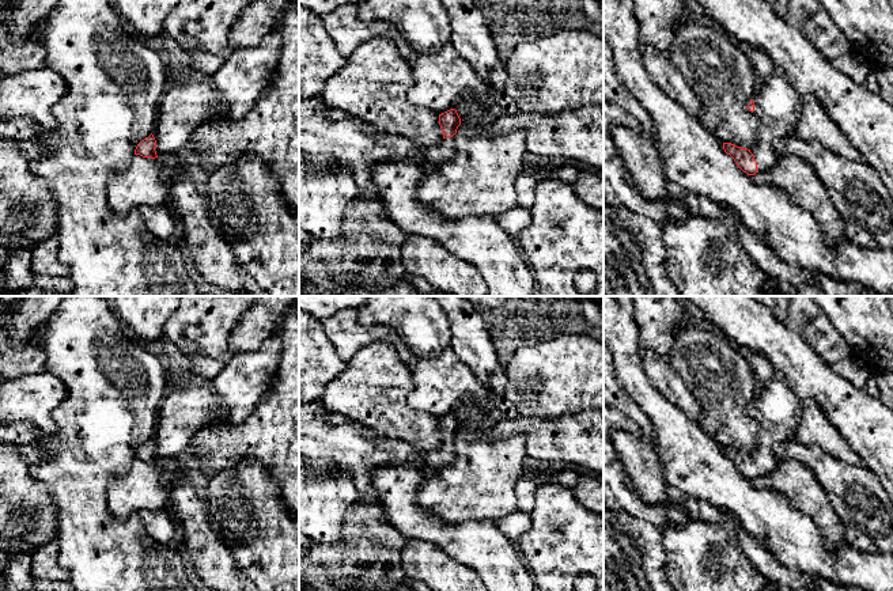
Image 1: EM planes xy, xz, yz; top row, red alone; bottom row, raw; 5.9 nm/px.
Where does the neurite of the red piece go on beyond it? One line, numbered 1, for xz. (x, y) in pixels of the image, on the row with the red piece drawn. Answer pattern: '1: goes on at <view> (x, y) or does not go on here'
1: goes on at xz (445, 151)

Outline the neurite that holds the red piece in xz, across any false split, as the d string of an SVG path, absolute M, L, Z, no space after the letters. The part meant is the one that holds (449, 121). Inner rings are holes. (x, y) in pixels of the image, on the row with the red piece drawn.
M450 109L439 114L439 125L443 140L434 147L424 148L424 158L434 166L451 160L457 154L457 129L461 125L461 118L455 109Z

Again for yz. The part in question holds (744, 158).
M780 71L760 82L748 110L758 120L754 145L748 149L723 143L723 149L748 175L772 167L777 159L773 143L790 135L802 110L802 95Z

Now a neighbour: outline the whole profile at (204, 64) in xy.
M183 49L183 52L189 56L193 72L198 77L211 79L222 64L219 56L200 49Z

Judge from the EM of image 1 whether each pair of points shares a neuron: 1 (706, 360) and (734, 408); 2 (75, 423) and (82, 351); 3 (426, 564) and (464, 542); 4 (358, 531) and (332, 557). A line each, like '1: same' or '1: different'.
1: same
2: same
3: different
4: same

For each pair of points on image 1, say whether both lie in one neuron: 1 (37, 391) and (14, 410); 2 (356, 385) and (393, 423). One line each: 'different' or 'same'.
1: same
2: same

